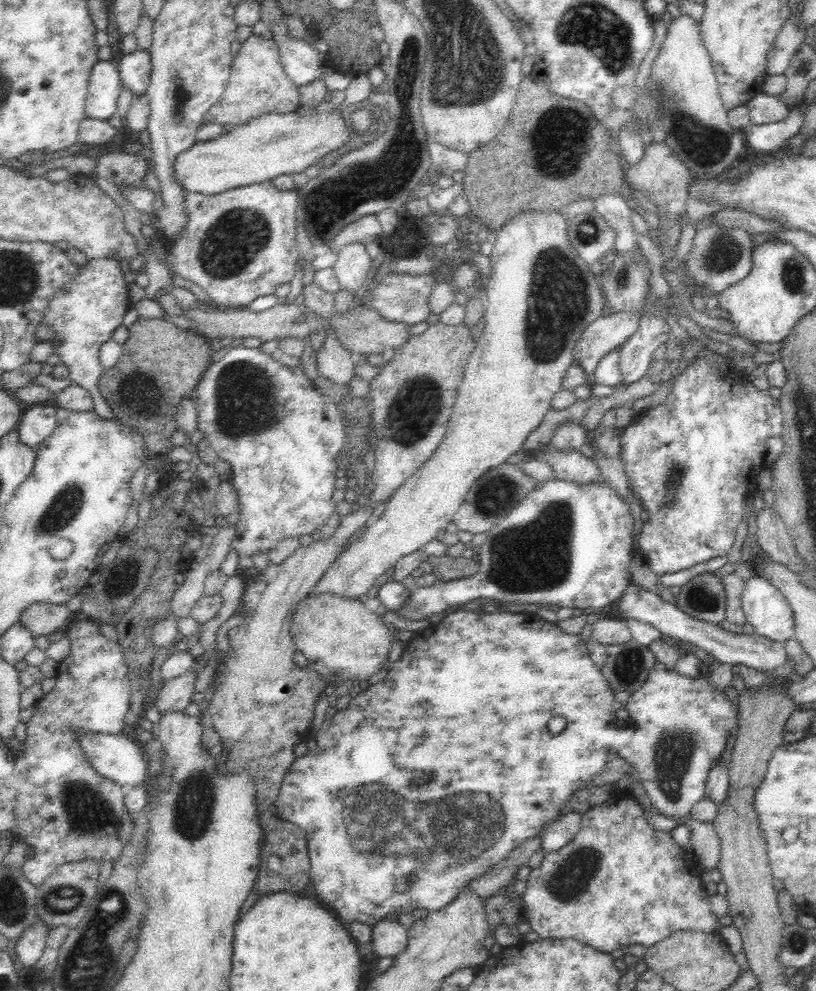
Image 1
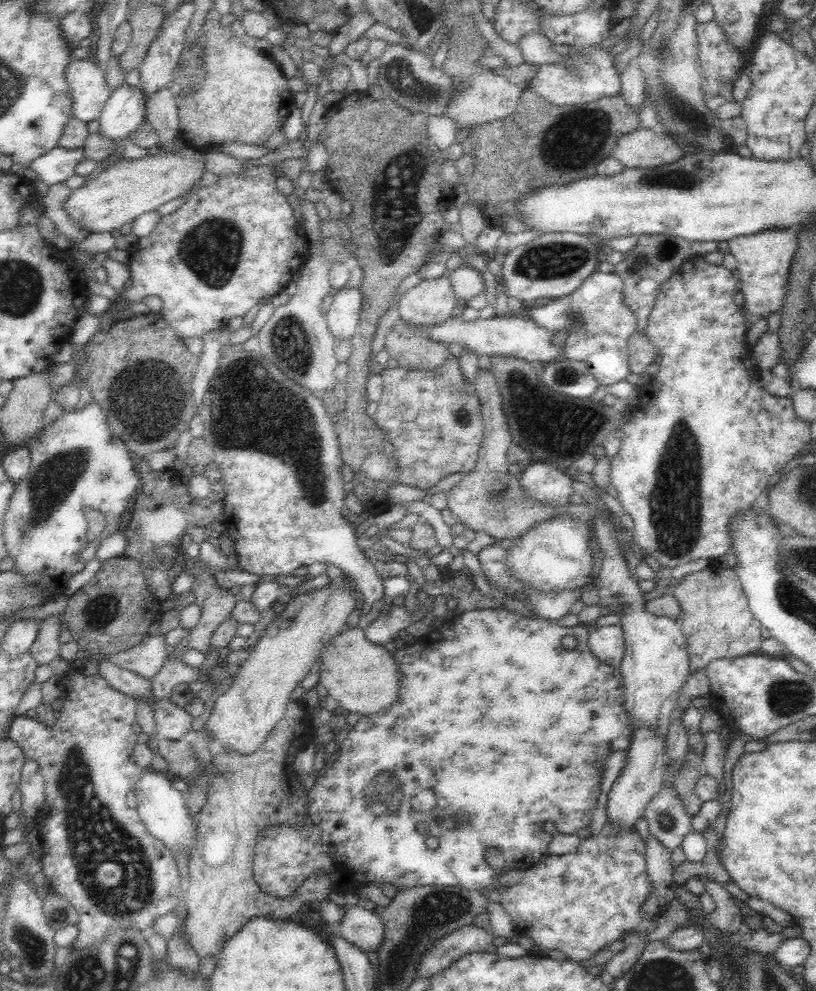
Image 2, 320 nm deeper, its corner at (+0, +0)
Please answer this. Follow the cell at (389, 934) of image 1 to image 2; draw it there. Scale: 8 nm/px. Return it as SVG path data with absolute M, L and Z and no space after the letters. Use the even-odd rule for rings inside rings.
M359 905L343 908L345 916L338 920L338 932L348 941L363 951L378 950L382 944L384 927L380 917Z

